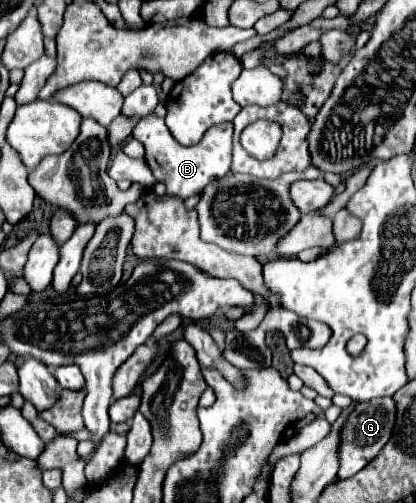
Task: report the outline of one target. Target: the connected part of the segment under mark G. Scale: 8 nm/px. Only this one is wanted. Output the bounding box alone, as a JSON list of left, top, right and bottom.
[337,397,397,481]

